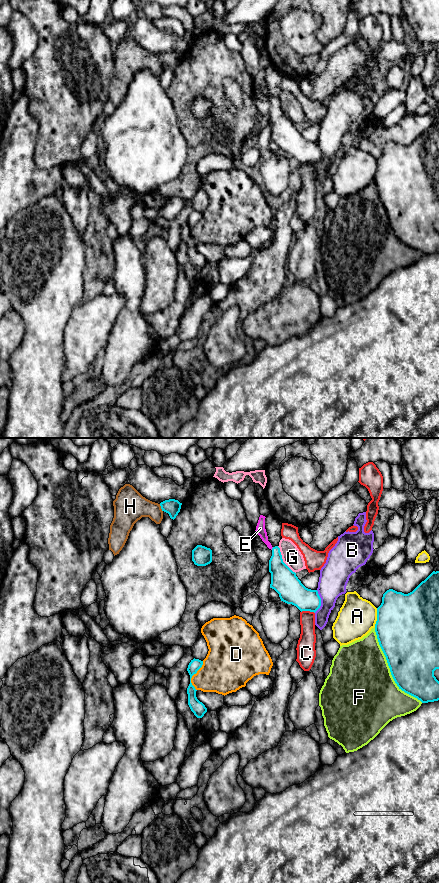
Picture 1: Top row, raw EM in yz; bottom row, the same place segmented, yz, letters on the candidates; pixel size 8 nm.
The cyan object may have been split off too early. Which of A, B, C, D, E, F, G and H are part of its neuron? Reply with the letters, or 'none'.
E

